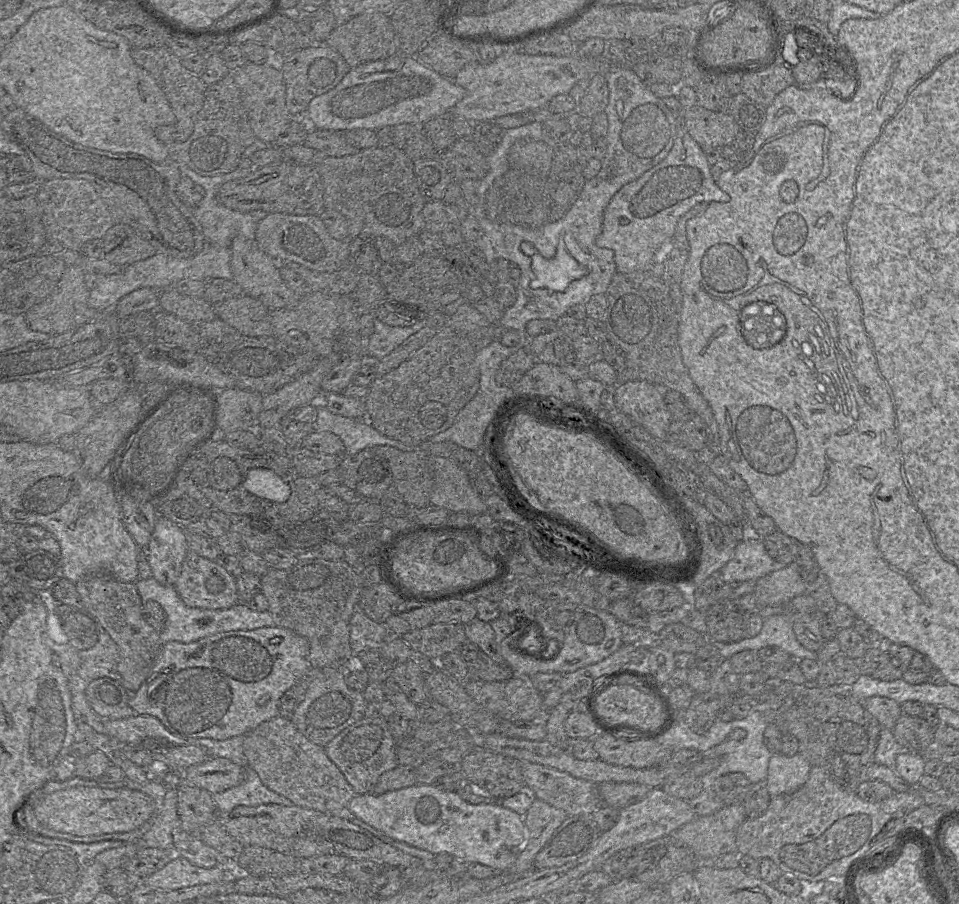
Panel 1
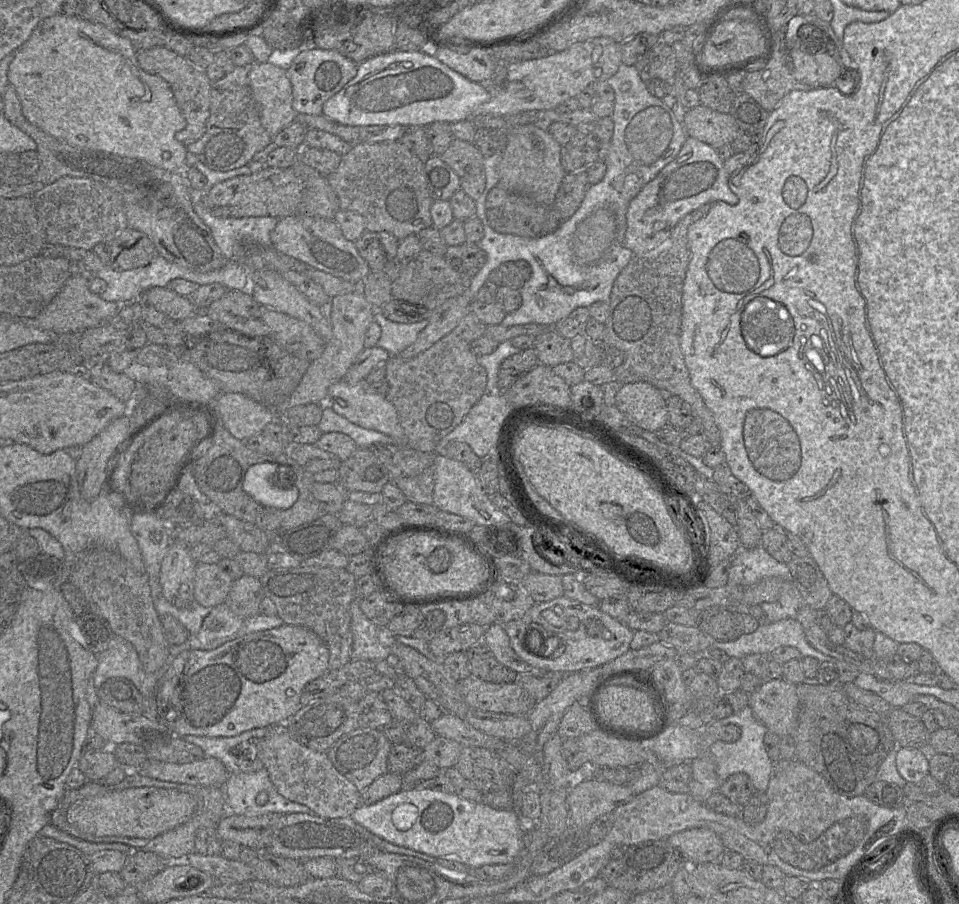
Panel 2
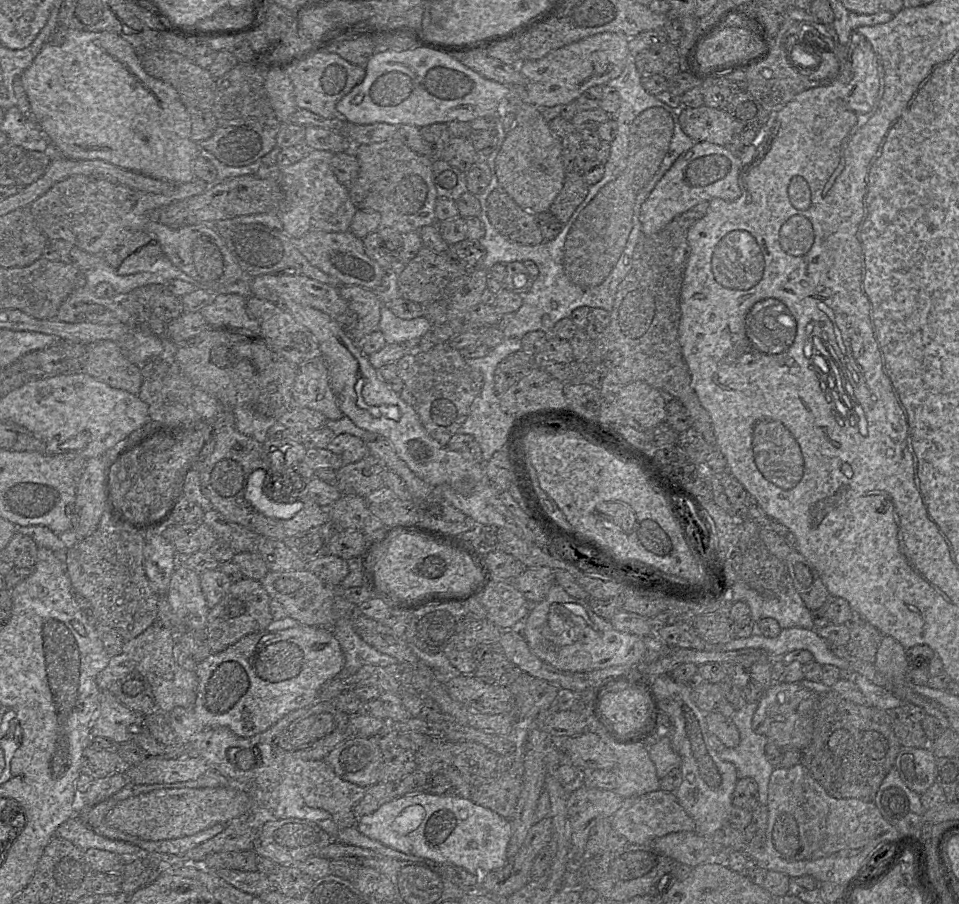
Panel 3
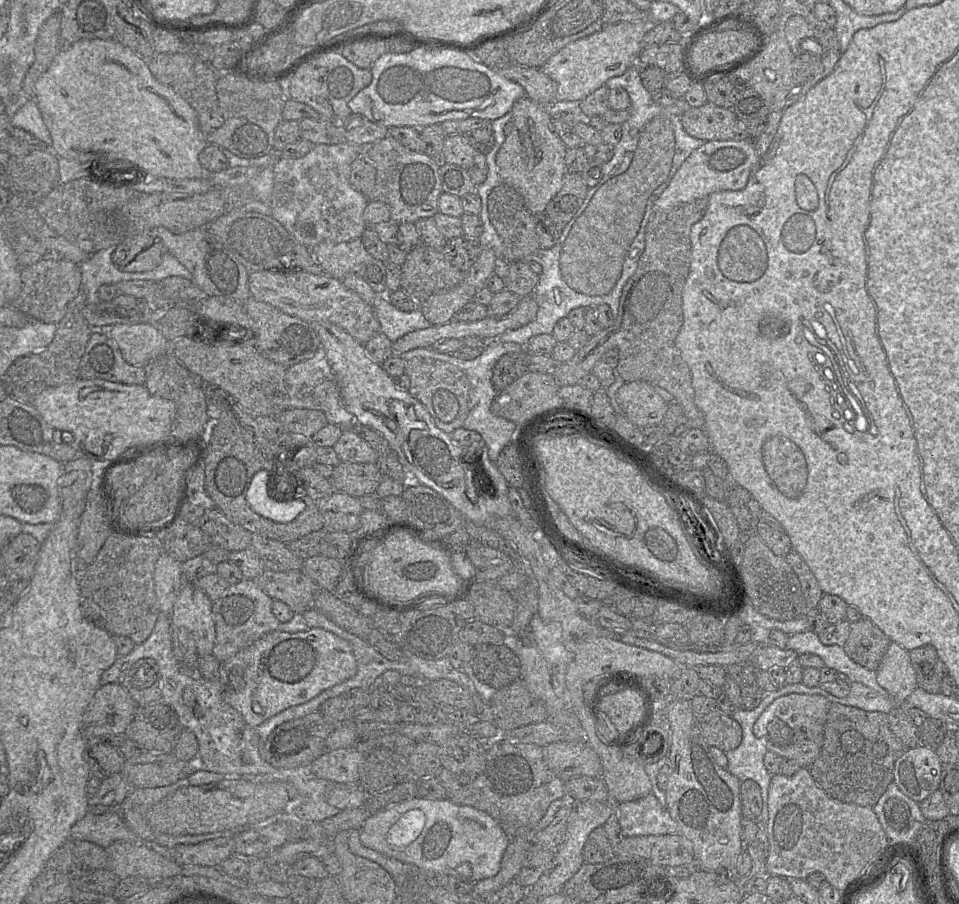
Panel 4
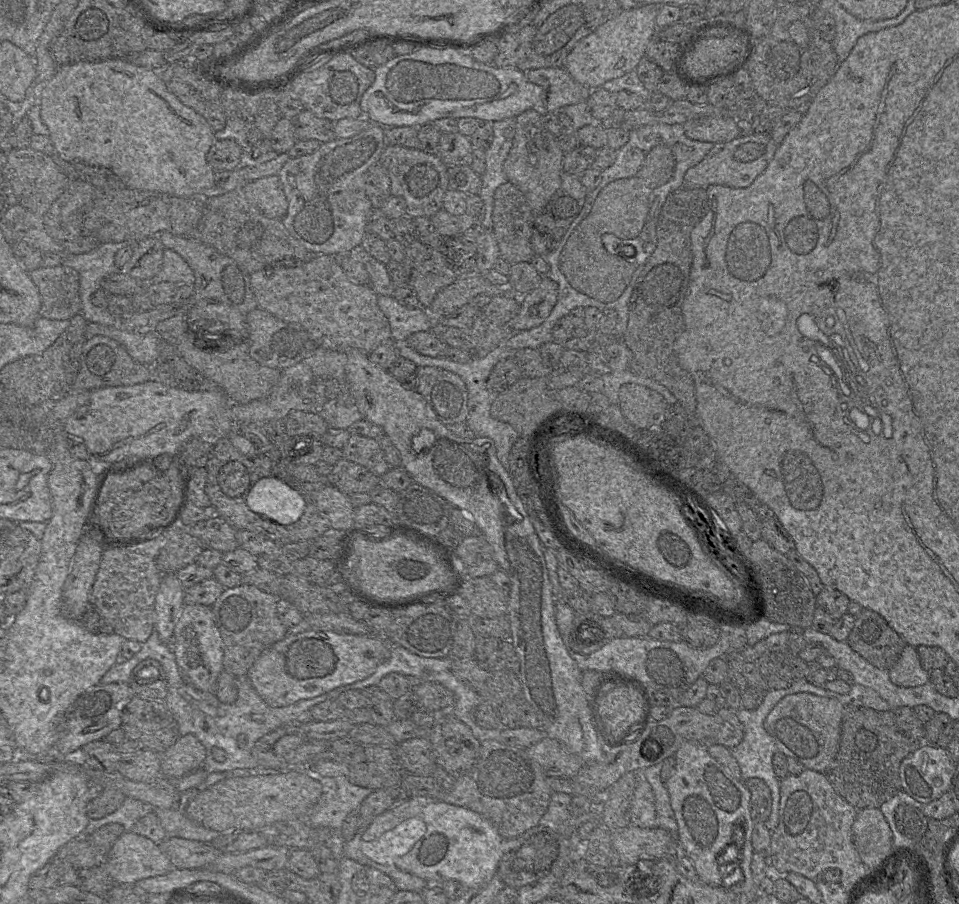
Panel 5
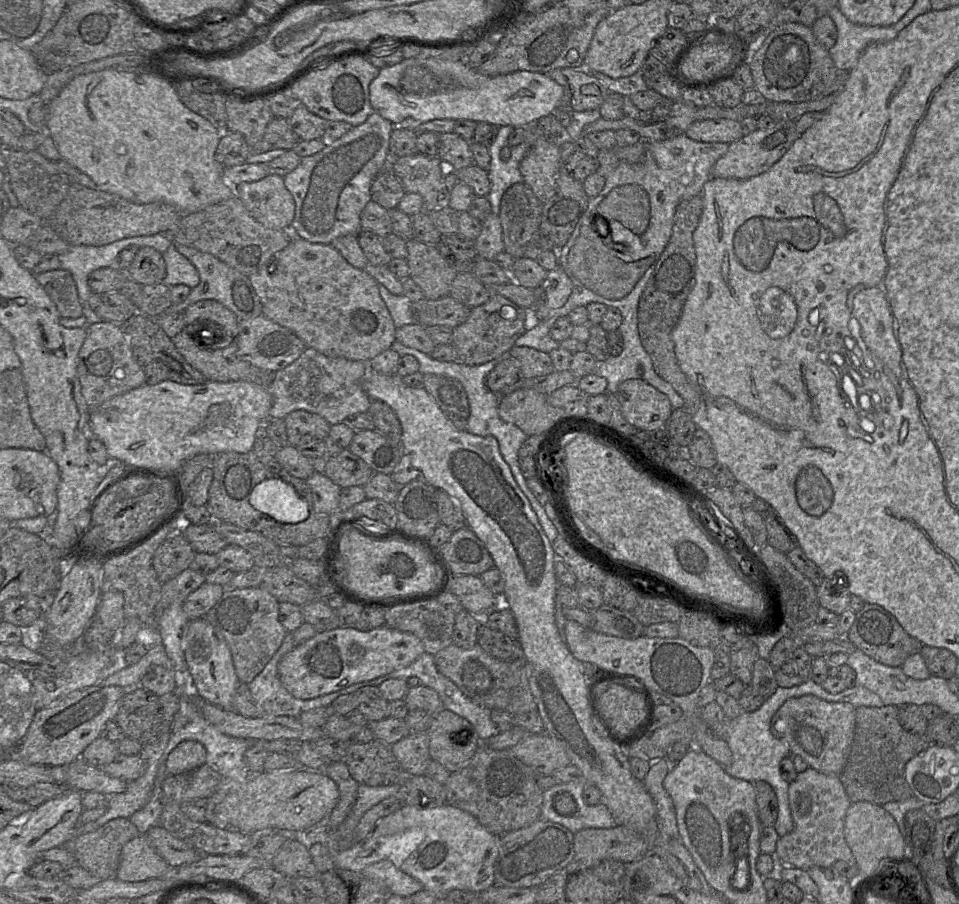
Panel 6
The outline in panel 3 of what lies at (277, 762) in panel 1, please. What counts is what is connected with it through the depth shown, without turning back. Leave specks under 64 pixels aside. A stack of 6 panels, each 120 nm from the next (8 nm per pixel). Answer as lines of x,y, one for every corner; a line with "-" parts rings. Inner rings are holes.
285,756
283,777
289,777
295,782
306,805
331,814
331,819
314,822
336,840
339,829
356,827
358,818
354,814
354,806
364,797
367,788
343,780
325,760
304,760

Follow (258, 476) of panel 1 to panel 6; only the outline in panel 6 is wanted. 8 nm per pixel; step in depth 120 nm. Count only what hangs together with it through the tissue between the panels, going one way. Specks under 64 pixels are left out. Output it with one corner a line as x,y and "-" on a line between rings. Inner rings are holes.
267,479
257,484
251,492
249,502
256,510
282,523
302,522
310,515
307,502
298,496
290,484
279,479

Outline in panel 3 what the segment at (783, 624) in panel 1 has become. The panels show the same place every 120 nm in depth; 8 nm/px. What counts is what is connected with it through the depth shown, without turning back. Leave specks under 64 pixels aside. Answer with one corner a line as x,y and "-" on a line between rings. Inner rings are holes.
787,628
778,636
770,638
754,633
746,638
733,638
724,645
709,646
706,650
734,651
762,649
775,658
782,658
793,650
807,650
820,665
833,665
839,669
850,669
849,663
832,652
832,645
821,638
815,629

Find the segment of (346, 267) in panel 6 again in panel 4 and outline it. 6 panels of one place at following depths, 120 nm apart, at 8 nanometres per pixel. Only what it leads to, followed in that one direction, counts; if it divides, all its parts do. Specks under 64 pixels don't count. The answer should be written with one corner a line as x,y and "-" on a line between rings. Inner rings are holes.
257,271
249,273
248,285
251,297
297,317
307,323
326,323
341,327
361,344
366,344
380,333
380,324
374,309
354,291
347,288
342,279
326,274
315,275
306,271

